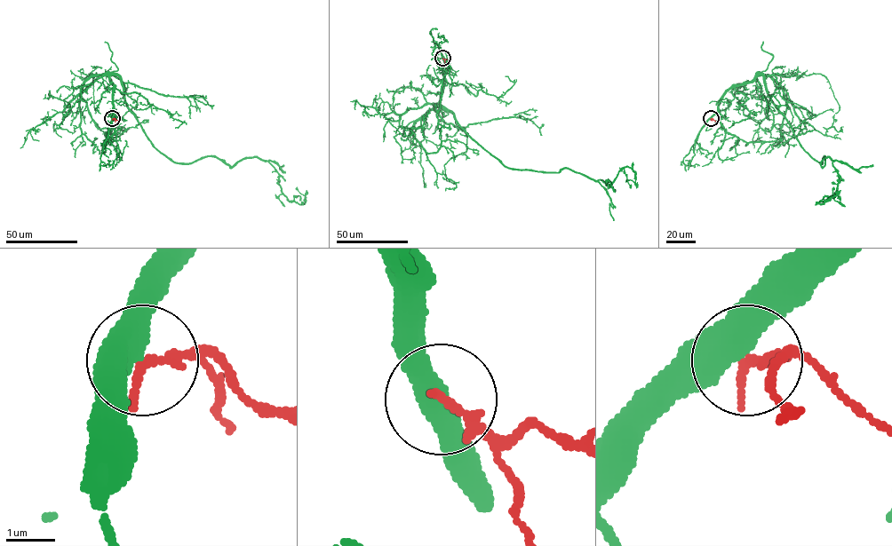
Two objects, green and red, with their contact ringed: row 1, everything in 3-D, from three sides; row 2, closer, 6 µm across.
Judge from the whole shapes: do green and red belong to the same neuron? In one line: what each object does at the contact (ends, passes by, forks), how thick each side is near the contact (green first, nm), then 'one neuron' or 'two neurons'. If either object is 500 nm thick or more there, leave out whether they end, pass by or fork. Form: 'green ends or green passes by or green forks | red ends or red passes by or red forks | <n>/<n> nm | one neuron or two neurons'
green passes by | red ends | 480/240 nm | one neuron

